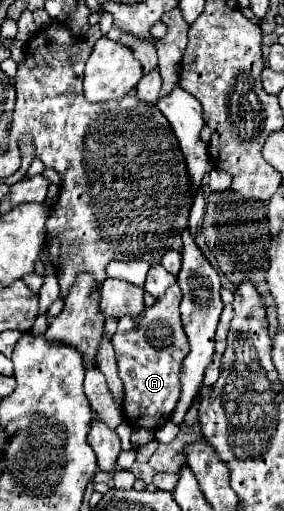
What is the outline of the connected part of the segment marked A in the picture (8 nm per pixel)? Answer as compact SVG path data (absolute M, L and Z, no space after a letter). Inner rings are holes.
M173 284L165 290L161 300L157 300L151 308L145 308L139 316L119 318L117 332L113 334L113 346L119 378L123 380L125 388L123 416L131 428L161 428L179 402L181 364L189 354L189 342L181 324L179 302L181 290L177 284Z

